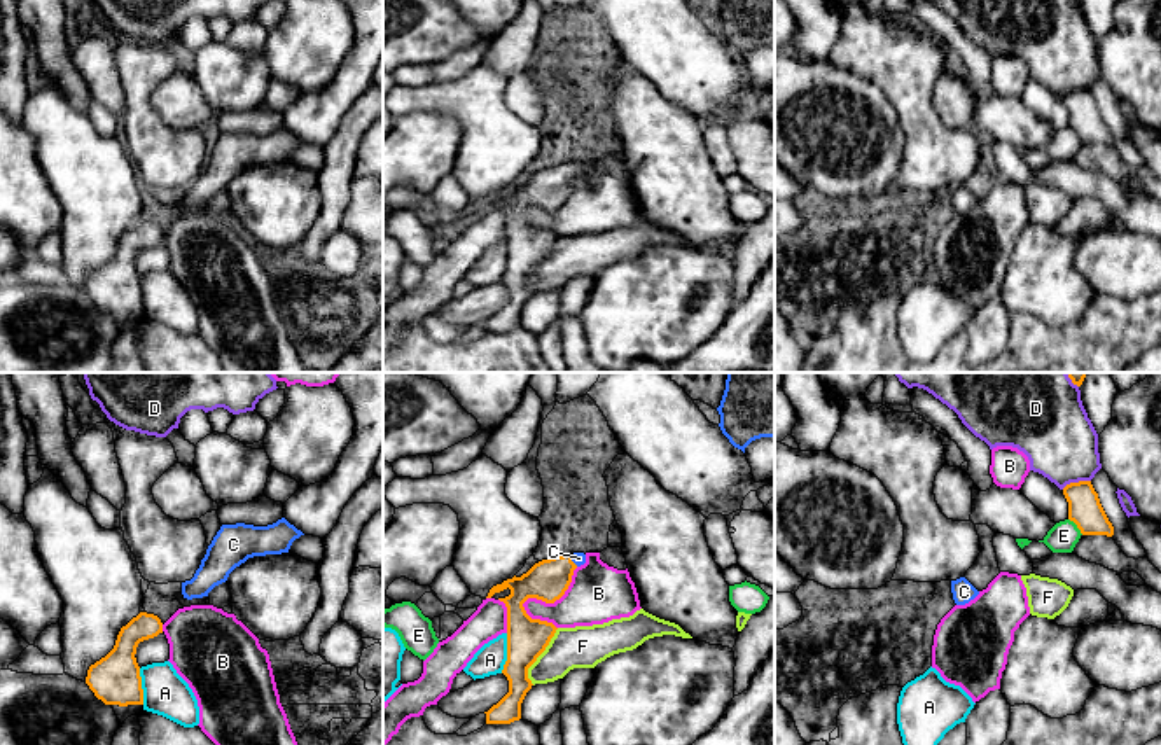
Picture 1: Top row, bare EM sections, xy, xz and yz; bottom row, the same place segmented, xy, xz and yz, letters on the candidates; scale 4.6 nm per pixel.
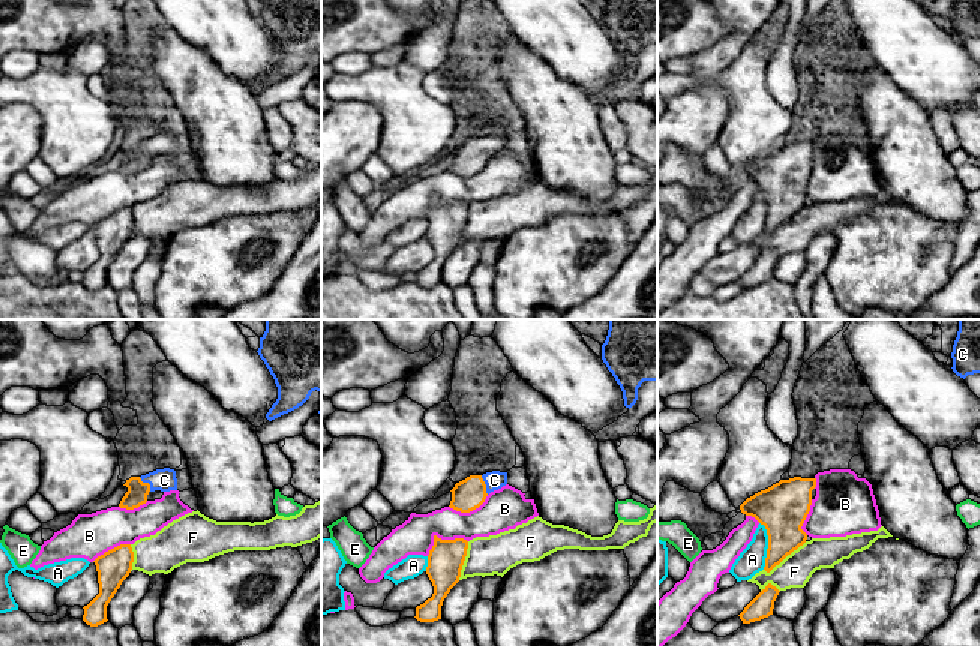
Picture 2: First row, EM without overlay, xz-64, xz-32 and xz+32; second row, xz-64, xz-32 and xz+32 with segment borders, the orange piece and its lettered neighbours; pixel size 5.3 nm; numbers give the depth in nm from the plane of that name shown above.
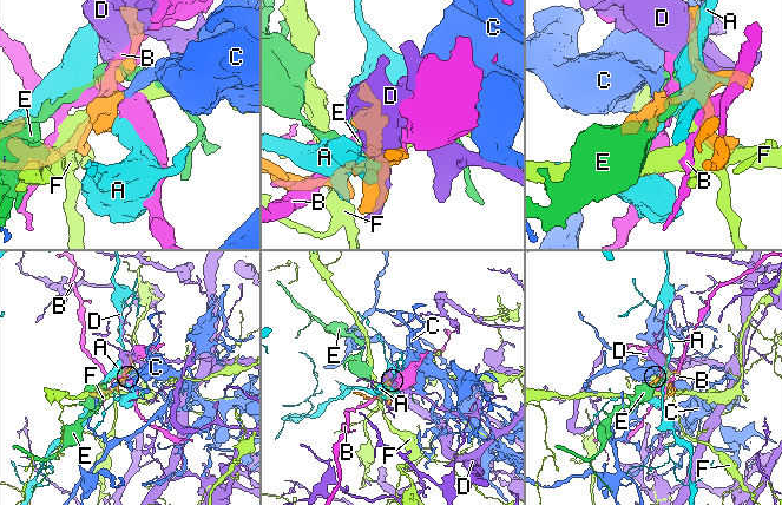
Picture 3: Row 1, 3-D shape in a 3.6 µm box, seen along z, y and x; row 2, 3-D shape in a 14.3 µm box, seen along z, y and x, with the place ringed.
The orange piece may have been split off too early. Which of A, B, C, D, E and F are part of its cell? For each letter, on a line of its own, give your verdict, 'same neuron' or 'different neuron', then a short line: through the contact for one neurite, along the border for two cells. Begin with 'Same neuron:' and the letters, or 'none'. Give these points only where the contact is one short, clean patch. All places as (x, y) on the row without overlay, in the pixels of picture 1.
Same neuron: C
A: different neuron
B: different neuron
C: same neuron; line xz (548, 187), (570, 168), (579, 167)
D: different neuron
E: different neuron; line yz (1069, 126), (1083, 142)
F: different neuron

